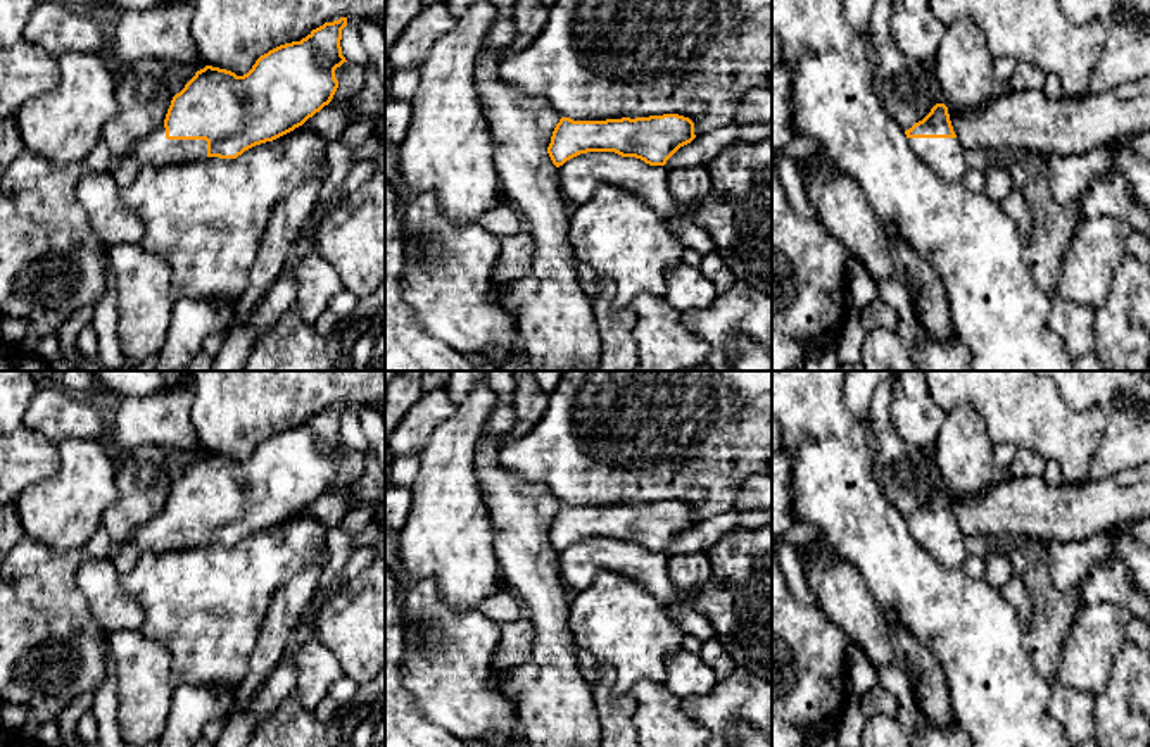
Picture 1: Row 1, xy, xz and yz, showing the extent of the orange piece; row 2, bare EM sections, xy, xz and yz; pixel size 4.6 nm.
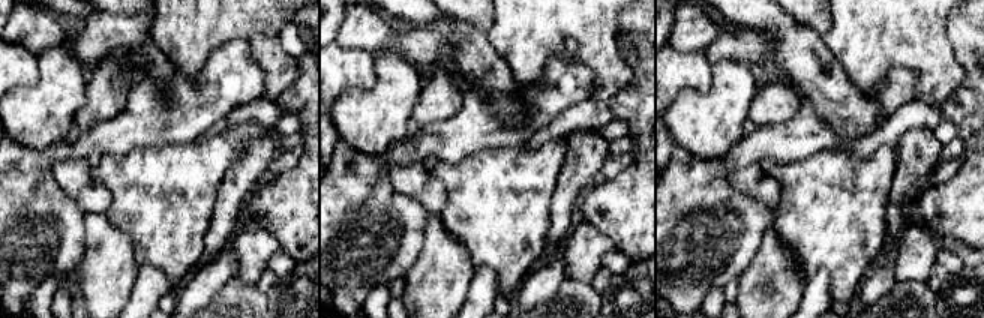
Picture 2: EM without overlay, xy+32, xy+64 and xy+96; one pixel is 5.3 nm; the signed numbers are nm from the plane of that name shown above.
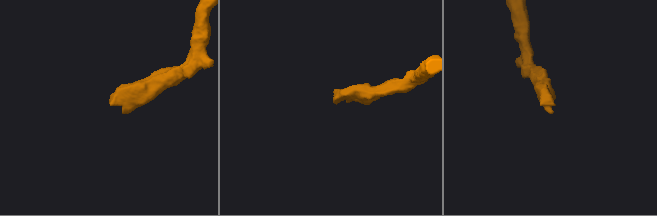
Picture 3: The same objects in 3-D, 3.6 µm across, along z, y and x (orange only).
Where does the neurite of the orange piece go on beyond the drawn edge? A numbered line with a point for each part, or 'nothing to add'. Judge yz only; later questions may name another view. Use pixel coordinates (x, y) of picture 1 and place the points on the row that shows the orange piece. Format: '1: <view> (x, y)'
1: yz (945, 156)

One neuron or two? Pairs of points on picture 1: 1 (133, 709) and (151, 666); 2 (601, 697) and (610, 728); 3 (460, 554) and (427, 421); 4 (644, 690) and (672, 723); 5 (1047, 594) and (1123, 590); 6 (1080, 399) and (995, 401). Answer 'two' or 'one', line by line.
1: one
2: one
3: two
4: one
5: two
6: two

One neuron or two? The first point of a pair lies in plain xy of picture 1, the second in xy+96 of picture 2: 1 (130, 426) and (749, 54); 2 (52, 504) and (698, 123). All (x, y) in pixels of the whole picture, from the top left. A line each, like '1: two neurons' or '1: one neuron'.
1: one neuron
2: one neuron

